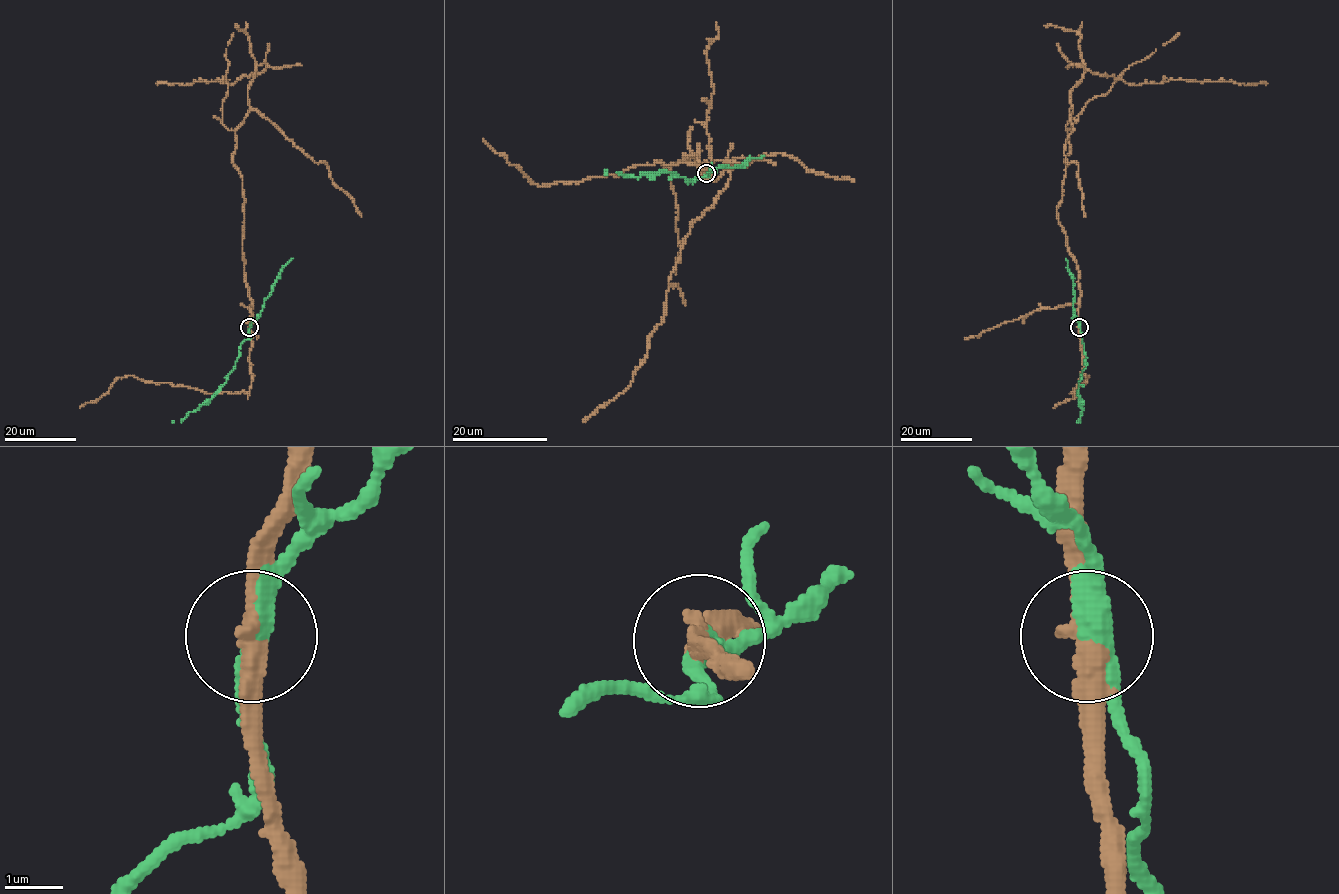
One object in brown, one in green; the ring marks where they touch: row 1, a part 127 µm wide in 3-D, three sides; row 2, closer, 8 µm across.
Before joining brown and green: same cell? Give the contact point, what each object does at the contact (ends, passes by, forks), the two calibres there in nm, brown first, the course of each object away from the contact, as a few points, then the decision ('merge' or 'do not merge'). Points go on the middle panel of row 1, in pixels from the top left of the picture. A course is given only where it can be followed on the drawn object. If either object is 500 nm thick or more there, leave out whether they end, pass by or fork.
place (706, 173); brown passes by; green passes by; calibres 360 and 340 nm; course brown (706, 173), (698, 144), (685, 158), (730, 179), (692, 224), (632, 382), (582, 422); course green (706, 173), (706, 177), (693, 179), (693, 182), (674, 173), (660, 171), (637, 177), (616, 171), (604, 173); do not merge

